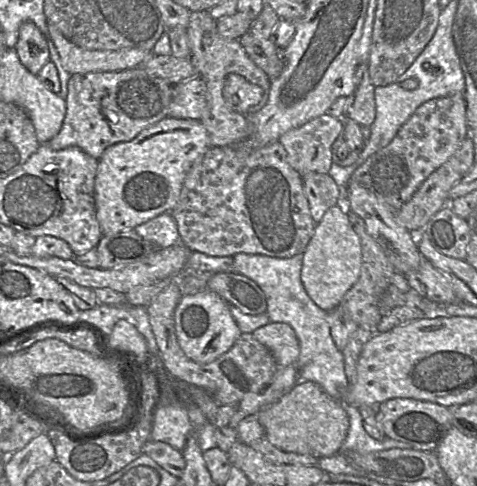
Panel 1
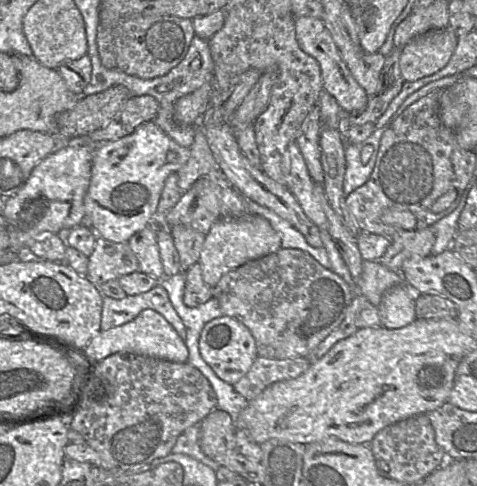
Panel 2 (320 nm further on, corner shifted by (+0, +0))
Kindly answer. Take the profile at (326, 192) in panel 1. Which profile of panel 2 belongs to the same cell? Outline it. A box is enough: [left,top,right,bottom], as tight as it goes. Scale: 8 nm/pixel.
[296,104,324,184]

